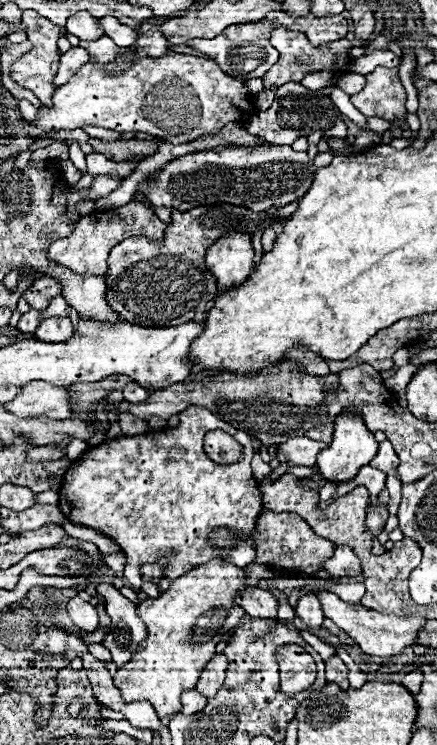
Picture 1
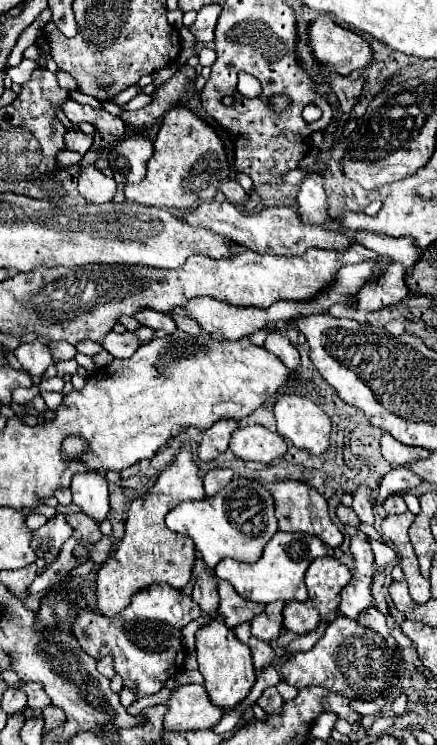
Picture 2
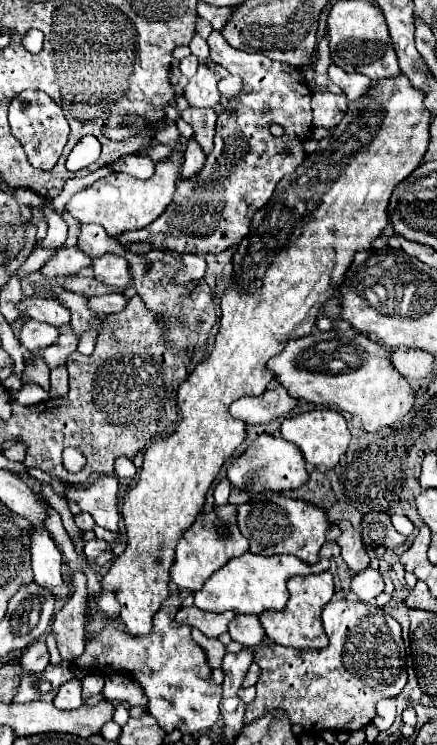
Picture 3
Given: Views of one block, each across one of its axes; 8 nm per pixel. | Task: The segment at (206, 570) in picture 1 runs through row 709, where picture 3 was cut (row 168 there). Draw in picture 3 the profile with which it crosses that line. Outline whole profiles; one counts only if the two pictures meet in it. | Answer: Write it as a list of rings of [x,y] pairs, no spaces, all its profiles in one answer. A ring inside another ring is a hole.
[[[166,158],[156,162],[156,170],[152,178],[138,180],[130,174],[110,174],[106,178],[96,180],[90,188],[78,192],[72,196],[72,200],[66,204],[66,210],[80,222],[80,224],[100,224],[110,236],[118,236],[126,230],[140,230],[154,222],[166,206],[172,202],[176,192],[176,182],[180,178],[182,158]]]

